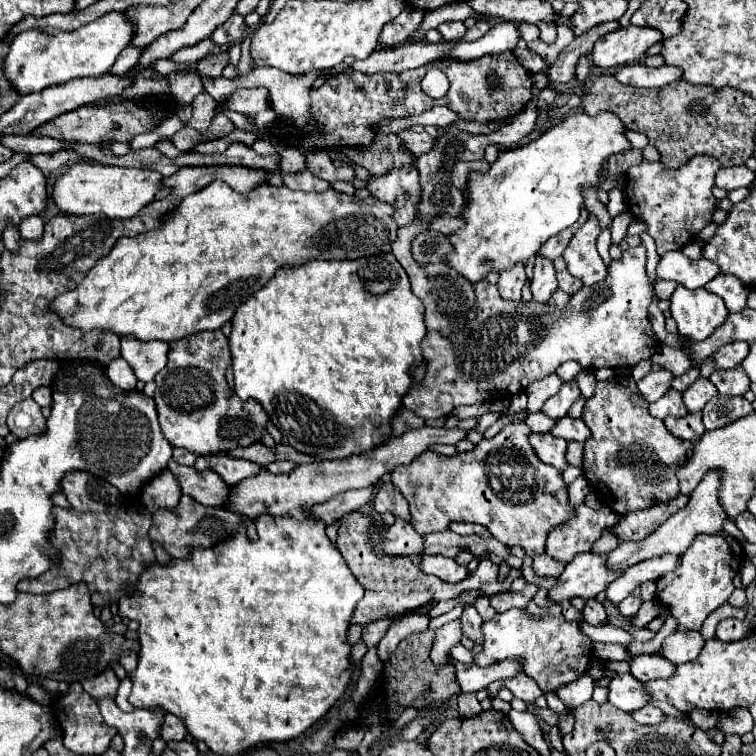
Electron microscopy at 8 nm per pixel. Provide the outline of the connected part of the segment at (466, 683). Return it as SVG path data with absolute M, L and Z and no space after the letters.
M451 660L451 664L457 668L455 676L457 676L457 684L461 688L461 694L479 692L495 680L507 680L507 676L515 676L515 672L523 672L523 666L519 664L519 660L503 660L503 662L491 664L487 668L481 668L477 664L463 666L457 660Z

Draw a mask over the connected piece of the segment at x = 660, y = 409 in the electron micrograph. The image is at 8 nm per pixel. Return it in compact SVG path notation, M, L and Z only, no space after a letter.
M669 390L669 392L665 392L665 396L661 396L657 402L653 402L649 406L649 414L665 420L667 416L685 416L689 412L681 400L681 394L675 390Z

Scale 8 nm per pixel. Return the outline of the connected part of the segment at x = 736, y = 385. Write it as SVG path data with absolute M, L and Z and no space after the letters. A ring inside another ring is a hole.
M741 368L735 370L715 370L709 380L715 384L721 396L743 396L749 390L747 374Z

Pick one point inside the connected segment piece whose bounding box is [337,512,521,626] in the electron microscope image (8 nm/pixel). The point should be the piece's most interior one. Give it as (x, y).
(393, 584)

